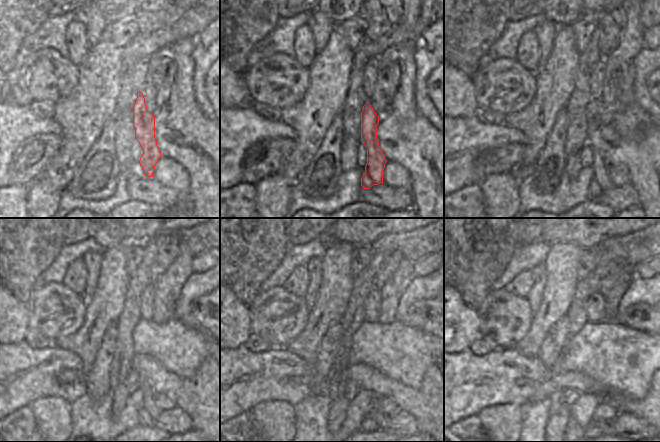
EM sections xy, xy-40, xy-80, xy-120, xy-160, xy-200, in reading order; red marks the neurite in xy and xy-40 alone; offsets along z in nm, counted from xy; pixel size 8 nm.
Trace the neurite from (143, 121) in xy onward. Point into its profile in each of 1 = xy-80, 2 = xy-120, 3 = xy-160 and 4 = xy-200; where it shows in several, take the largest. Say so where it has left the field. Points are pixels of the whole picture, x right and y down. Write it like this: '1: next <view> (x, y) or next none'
1: next xy-80 (600, 182)
2: next xy-120 (149, 412)
3: next xy-160 (375, 421)
4: next xy-200 (593, 421)

